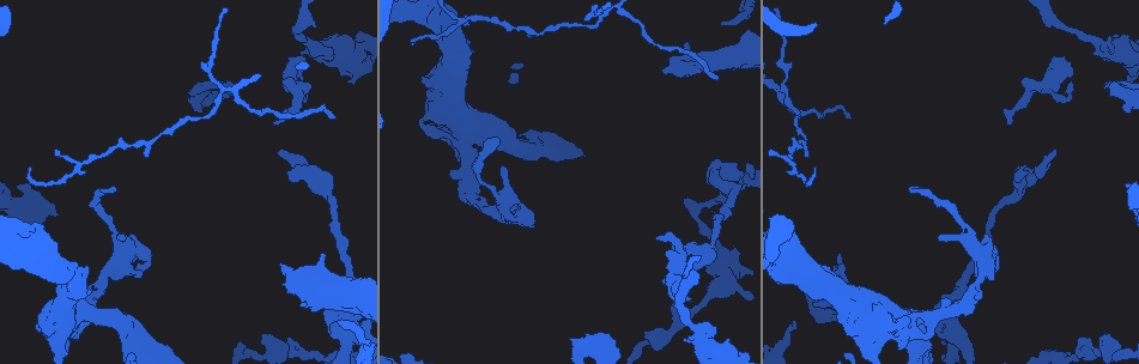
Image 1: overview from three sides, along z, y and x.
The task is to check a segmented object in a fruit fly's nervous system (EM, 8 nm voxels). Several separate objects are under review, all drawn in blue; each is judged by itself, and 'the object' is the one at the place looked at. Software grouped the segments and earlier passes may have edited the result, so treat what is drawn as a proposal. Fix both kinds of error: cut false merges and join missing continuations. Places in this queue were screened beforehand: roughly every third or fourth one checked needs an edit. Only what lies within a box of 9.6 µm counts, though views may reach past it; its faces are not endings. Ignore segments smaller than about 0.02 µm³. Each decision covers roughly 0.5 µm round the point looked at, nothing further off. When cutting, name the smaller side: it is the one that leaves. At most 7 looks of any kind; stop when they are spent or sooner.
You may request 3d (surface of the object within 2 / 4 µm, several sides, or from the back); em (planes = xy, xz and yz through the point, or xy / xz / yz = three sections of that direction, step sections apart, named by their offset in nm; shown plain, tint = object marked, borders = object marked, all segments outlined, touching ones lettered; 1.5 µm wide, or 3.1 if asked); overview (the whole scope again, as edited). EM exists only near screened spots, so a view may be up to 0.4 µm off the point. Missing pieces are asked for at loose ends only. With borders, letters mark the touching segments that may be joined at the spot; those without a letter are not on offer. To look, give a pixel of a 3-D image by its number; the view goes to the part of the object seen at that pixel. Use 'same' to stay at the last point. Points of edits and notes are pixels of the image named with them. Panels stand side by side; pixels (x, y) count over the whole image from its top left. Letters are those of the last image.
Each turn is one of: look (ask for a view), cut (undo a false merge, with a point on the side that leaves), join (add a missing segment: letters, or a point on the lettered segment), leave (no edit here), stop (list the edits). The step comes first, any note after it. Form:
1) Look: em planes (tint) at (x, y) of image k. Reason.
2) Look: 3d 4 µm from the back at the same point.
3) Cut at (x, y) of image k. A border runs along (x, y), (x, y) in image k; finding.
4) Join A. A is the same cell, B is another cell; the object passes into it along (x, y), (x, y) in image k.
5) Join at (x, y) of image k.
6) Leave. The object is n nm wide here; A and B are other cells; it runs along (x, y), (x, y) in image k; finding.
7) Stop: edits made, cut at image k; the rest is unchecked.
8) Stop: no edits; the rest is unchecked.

Look: 3d 2 µm at (846, 115) of image 1. Thin end.

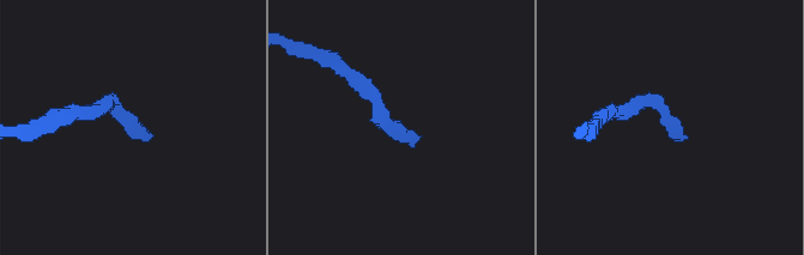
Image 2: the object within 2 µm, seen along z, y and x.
Look: em xz step 4 (borders) at (670, 137) of image 2.

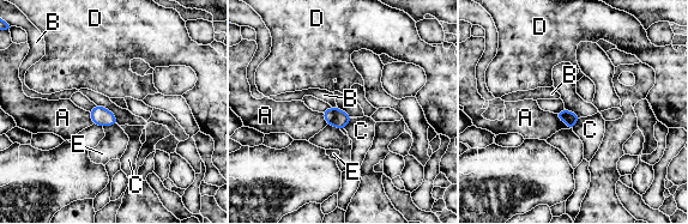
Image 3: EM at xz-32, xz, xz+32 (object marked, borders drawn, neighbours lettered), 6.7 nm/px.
Leave. The object is 90 nm wide here; A, B, C, D and E are other cells; a border runs along (555, 114), (569, 128) in image 3; none of them fits.

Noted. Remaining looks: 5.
Look: 3d 4 µm at (806, 138) of image 1. Thin neck.

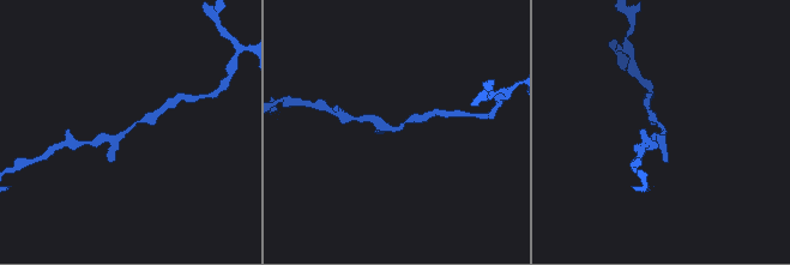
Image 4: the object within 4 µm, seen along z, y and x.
Look: em yz step 8 (tint) at (662, 132) of image 4.

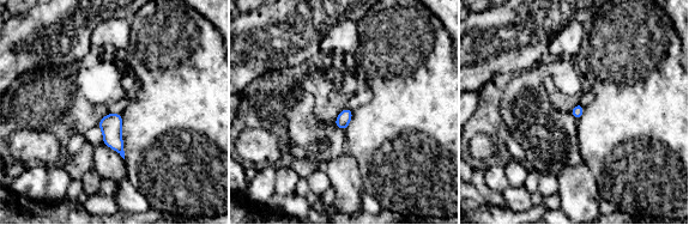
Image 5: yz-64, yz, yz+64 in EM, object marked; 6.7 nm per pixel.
Look: em planes (borders) at the same point. Cut it another way.

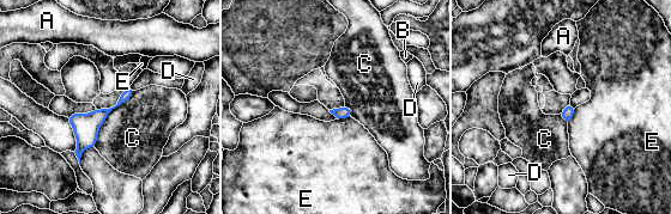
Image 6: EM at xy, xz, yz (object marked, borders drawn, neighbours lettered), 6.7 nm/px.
Leave. The longest contact is with C, 480 nm; A, B, C, D and E are other cells; it runs along (130, 91), (86, 130), (78, 152) in image 6; one neuron here.

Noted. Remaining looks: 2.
Look: em planes (borders) at (321, 255) of image 1. An open end.

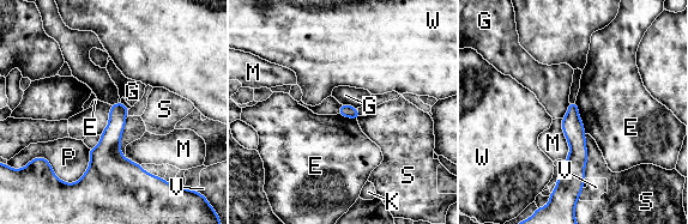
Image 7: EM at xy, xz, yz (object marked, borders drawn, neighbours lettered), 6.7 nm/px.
Leave. E, G, K, M, P, S, V and W are other cells; it runs along (573, 106), (575, 163), (567, 183) in image 7; no lettered segment goes on from it.

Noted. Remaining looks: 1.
Stop: no edits; the rest is unchecked.

